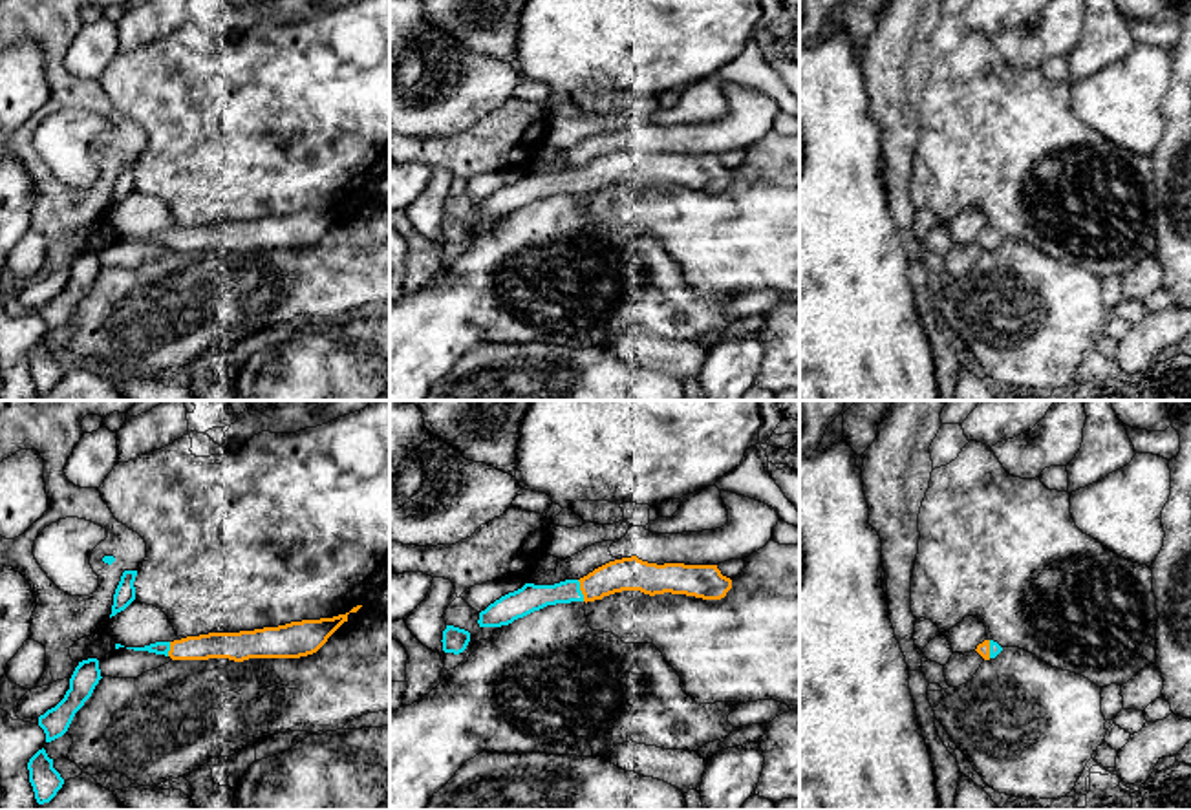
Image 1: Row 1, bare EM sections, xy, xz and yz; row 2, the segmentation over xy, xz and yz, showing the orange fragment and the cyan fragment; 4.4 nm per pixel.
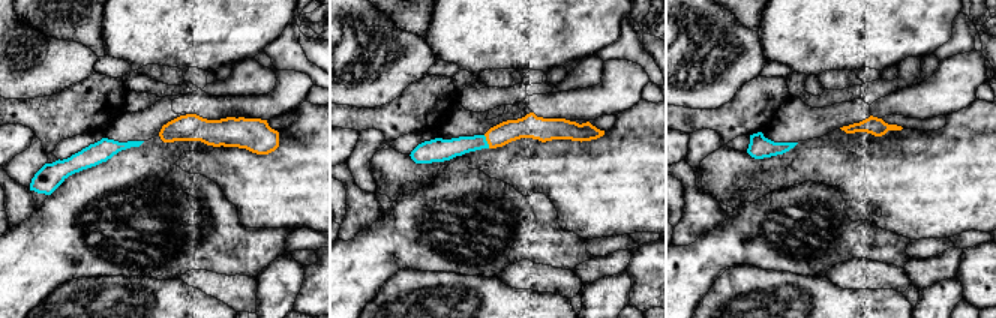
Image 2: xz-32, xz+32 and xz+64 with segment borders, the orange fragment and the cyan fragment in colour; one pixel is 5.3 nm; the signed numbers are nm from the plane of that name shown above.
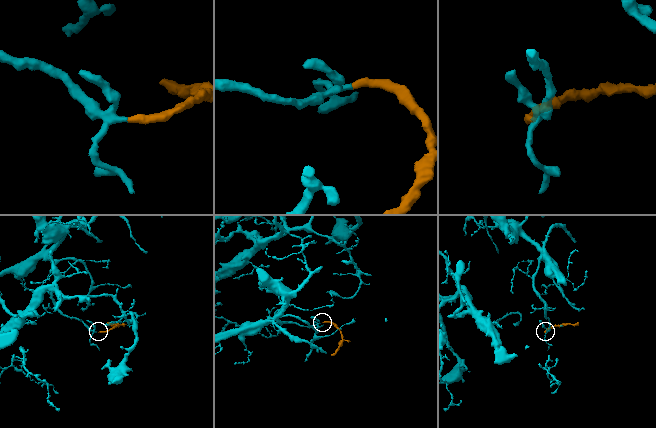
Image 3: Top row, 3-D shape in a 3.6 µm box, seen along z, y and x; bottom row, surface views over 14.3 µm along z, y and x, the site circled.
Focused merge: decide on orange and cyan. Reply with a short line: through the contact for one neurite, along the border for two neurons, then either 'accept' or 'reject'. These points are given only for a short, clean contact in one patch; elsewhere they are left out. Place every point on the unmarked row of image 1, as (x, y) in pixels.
line xz (630, 163), (608, 169), (582, 181), (529, 189); accept

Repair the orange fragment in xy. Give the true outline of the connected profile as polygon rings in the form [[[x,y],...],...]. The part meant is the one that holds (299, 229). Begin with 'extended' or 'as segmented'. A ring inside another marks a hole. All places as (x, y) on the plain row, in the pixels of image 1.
extended | [[[348,205],[320,210],[291,212],[240,223],[209,223],[145,238],[126,238],[170,247],[172,250],[229,249],[300,249],[317,243],[327,229],[348,212]]]

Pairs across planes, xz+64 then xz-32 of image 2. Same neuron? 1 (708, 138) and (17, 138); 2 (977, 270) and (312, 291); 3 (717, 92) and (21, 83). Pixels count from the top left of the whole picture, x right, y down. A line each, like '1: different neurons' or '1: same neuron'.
1: different neurons
2: same neuron
3: same neuron

